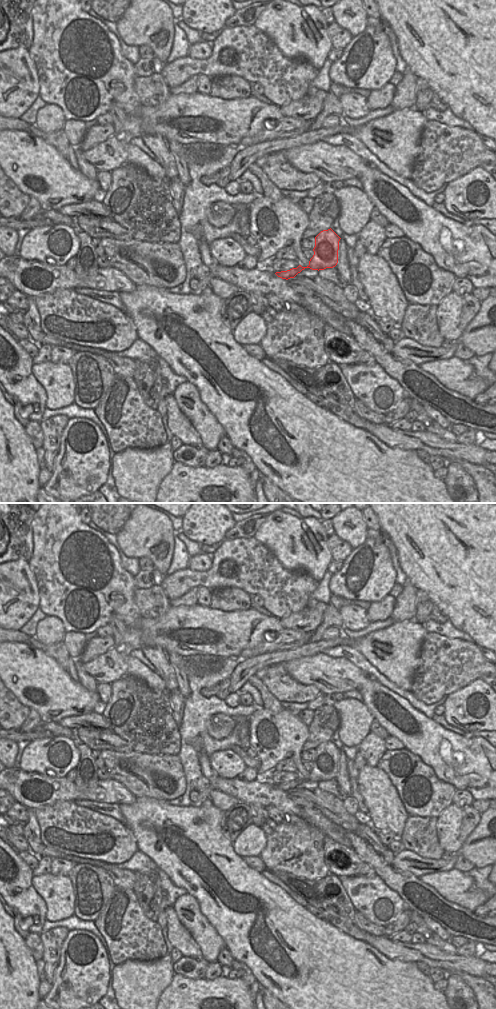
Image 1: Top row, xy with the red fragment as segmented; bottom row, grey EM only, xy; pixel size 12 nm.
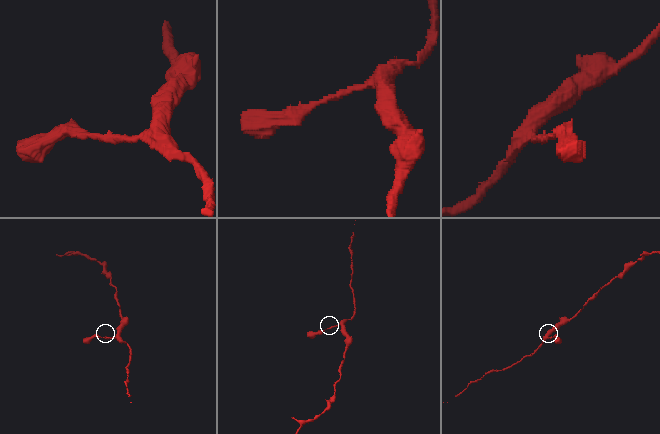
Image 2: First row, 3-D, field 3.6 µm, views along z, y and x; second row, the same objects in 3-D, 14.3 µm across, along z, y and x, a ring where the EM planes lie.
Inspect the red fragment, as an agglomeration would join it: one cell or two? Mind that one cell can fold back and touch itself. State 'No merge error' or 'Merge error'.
No merge error.

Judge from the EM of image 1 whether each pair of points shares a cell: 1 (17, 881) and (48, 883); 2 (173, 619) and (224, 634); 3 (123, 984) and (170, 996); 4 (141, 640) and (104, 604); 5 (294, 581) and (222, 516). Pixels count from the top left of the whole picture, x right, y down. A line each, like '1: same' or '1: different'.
1: different
2: same
3: different
4: different
5: different

